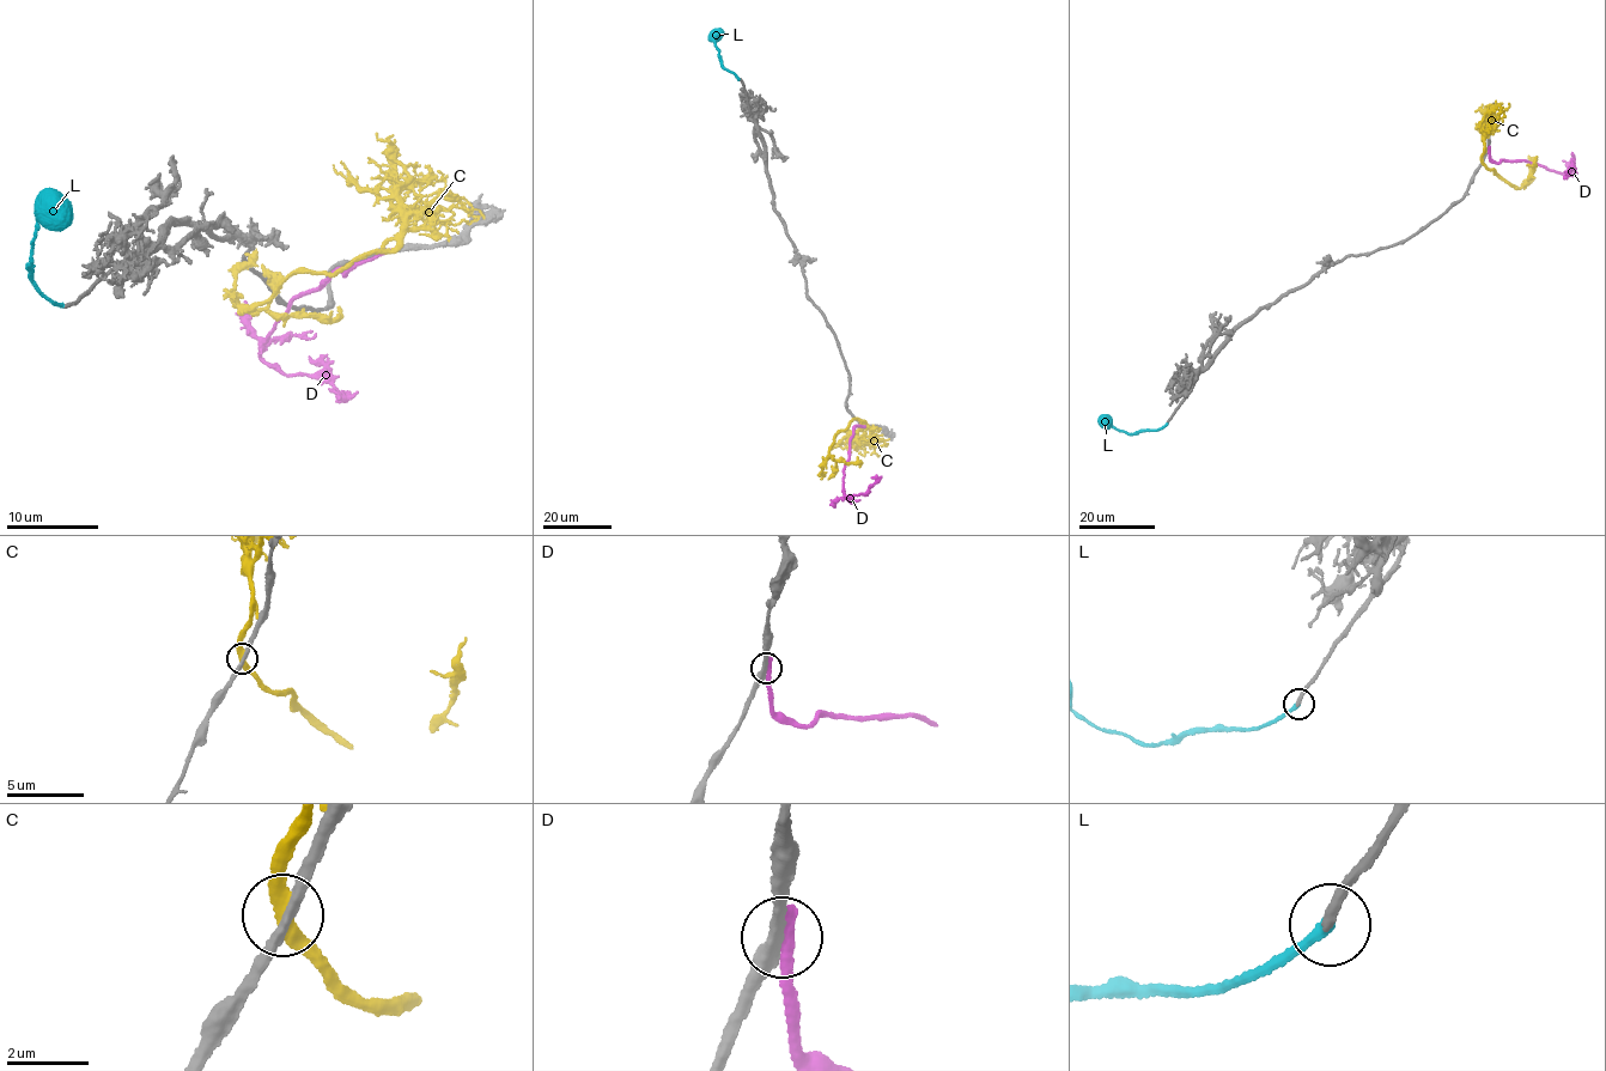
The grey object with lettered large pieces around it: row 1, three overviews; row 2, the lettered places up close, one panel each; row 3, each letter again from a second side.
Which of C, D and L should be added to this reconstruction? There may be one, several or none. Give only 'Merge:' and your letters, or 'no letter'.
Merge: no letter

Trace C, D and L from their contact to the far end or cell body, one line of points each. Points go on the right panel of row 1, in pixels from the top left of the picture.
C: (1482, 162), (1515, 187), (1521, 187), (1537, 164), (1537, 157)
D: (1489, 148), (1490, 159), (1496, 162), (1525, 160), (1571, 175), (1575, 169), (1564, 171)
L: (1167, 424), (1157, 431), (1131, 434), (1105, 425), (1101, 419)

